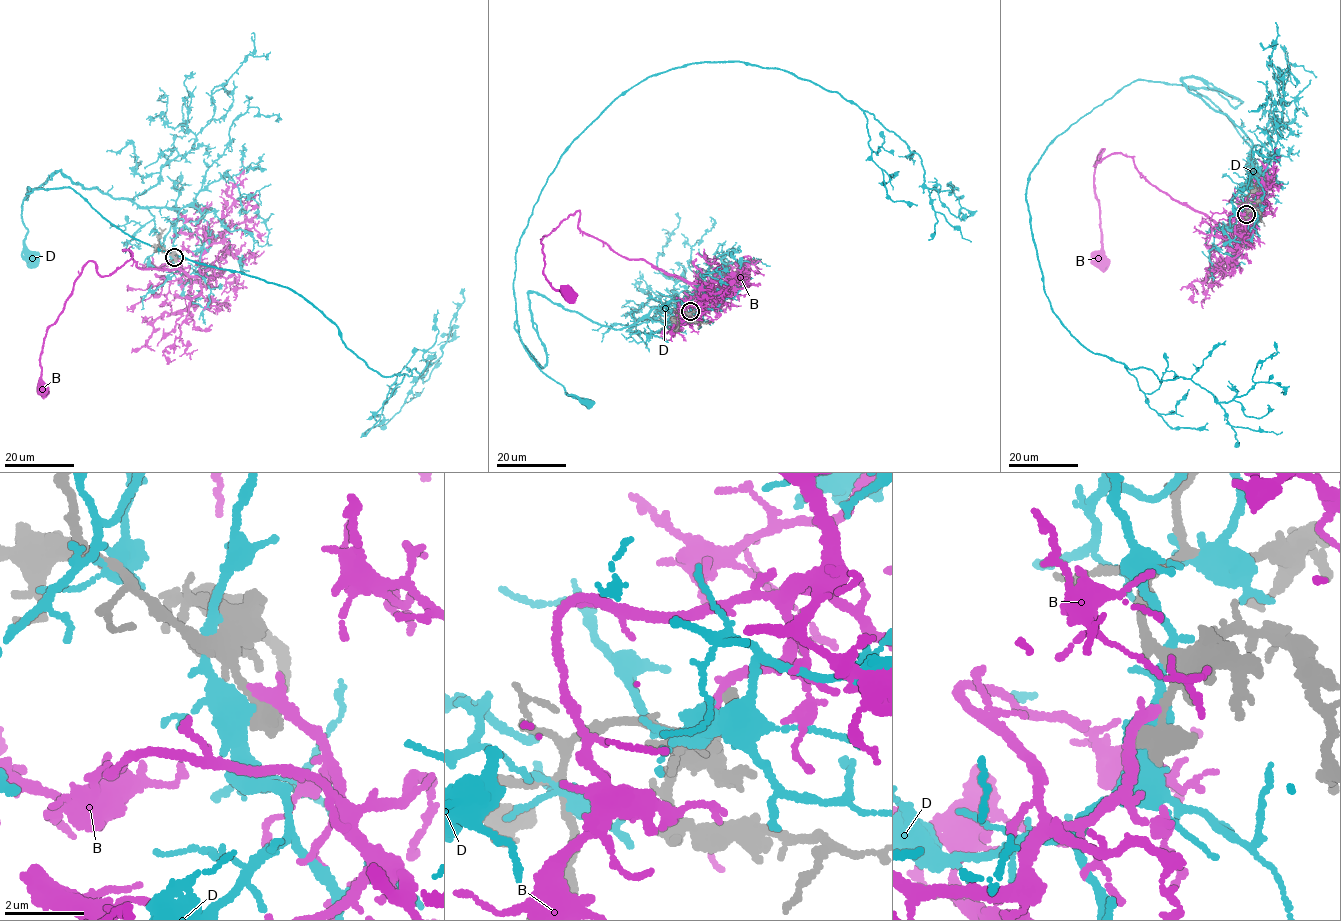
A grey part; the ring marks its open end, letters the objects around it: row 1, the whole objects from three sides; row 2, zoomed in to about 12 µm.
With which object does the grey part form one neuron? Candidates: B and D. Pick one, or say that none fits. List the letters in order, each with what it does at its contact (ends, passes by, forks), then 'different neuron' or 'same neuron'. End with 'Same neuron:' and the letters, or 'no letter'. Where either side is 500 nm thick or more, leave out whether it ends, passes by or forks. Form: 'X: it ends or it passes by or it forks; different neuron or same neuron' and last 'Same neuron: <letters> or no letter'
B: same neuron
D: different neuron
Same neuron: B

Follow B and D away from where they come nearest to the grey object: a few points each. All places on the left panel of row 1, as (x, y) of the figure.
B: (176, 258), (187, 276), (139, 269), (124, 248), (132, 253), (112, 274), (88, 261), (47, 329), (43, 389)
D: (174, 259), (176, 208), (139, 207), (57, 170), (28, 187), (21, 205), (33, 258)

